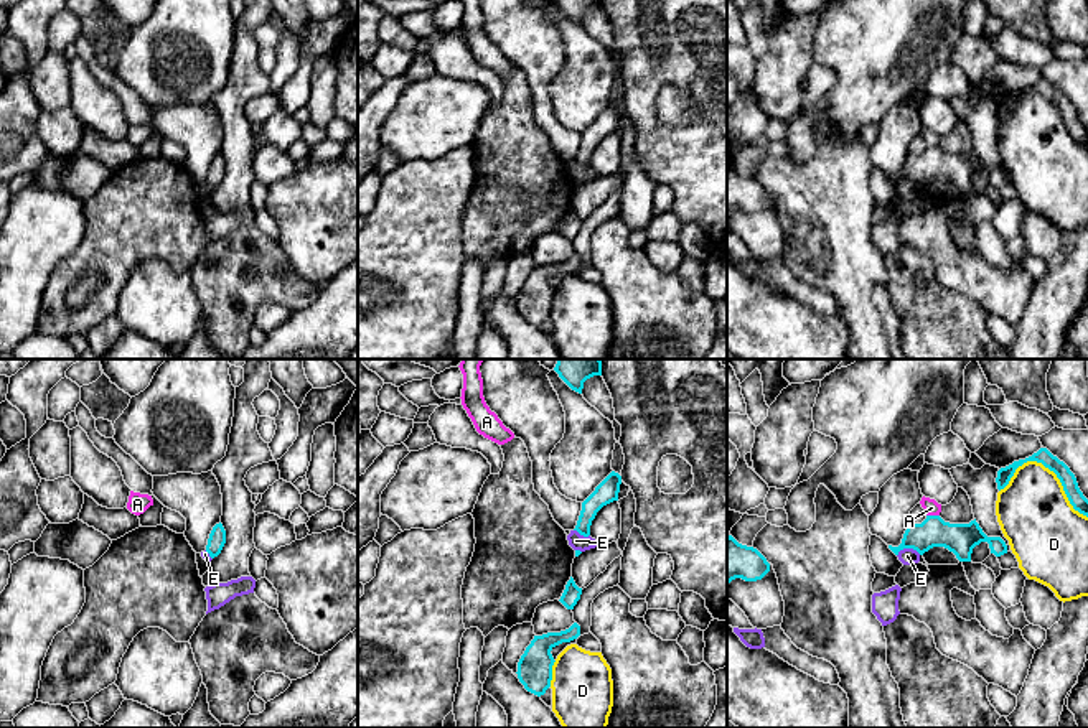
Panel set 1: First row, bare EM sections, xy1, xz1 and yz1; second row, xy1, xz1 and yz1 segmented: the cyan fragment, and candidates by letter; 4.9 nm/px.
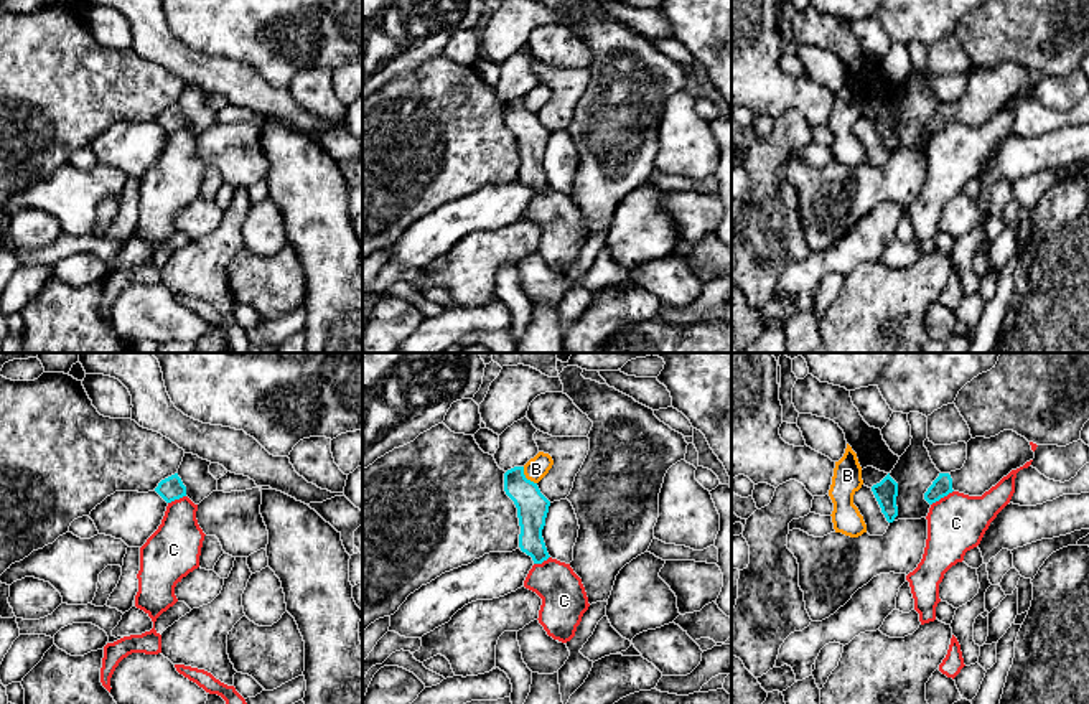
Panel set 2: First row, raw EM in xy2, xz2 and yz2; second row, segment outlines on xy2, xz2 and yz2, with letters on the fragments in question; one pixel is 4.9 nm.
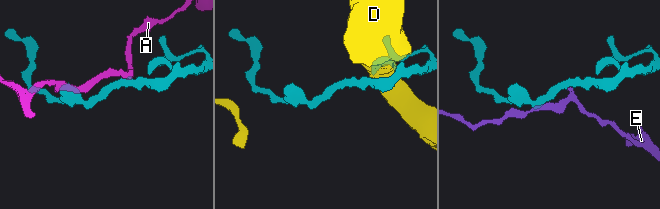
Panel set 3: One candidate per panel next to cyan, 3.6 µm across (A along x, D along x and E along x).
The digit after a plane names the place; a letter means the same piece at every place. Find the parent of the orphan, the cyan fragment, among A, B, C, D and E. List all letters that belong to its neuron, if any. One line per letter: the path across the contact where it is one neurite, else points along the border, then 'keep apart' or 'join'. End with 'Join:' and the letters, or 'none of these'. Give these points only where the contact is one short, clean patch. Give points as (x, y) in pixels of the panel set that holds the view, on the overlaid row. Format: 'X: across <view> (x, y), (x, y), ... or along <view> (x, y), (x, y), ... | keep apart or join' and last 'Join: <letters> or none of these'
A: keep apart
B: along xz2 (523, 467), (523, 474), (536, 483) | keep apart
C: along yz2 (953, 490), (931, 505) | keep apart
D: keep apart
E: along yz1 (897, 552), (915, 549), (920, 554) | keep apart
Join: none of these

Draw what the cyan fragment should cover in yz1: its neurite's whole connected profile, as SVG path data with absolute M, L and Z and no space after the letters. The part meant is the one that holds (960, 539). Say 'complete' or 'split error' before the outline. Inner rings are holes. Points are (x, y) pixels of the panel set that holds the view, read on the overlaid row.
complete; M926 516L922 524L908 524L902 544L889 548L898 555L903 548L913 548L920 555L933 547L945 547L956 555L959 562L971 562L971 553L976 545L987 542L991 553L1001 557L1007 553L1007 545L1001 537L987 537L979 524L950 524L940 516Z

